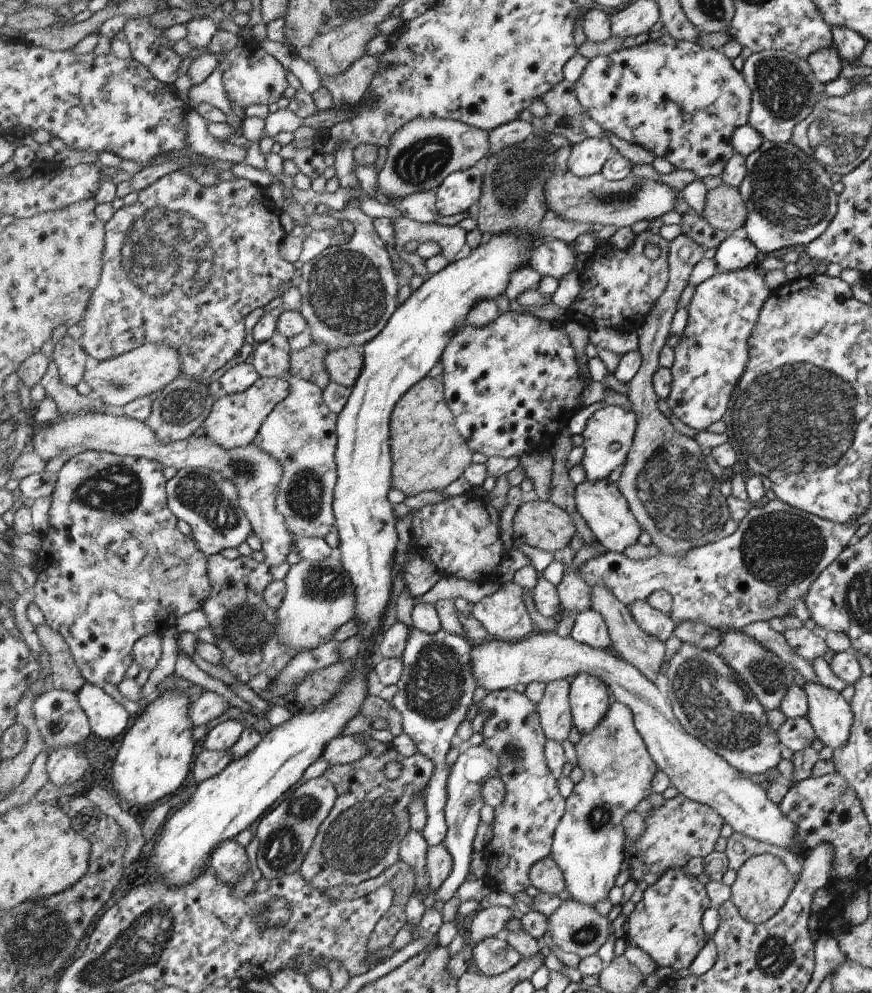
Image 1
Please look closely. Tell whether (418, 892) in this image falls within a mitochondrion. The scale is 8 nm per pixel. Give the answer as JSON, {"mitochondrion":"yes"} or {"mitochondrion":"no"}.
{"mitochondrion":"no"}

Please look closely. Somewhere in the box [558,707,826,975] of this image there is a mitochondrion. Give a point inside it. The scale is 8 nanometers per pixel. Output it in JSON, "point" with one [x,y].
{"point":[600,817]}

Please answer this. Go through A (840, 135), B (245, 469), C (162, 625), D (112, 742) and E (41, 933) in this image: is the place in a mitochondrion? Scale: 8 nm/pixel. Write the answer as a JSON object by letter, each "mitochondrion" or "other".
{"A":"mitochondrion","B":"mitochondrion","C":"other","D":"other","E":"mitochondrion"}

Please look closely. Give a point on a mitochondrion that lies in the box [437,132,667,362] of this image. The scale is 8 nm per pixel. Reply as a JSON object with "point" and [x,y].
{"point":[512,181]}

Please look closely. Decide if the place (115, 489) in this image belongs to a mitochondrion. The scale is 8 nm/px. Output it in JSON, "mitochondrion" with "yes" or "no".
{"mitochondrion":"yes"}

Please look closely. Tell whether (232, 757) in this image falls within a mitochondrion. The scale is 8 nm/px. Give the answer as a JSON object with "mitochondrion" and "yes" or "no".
{"mitochondrion":"no"}

